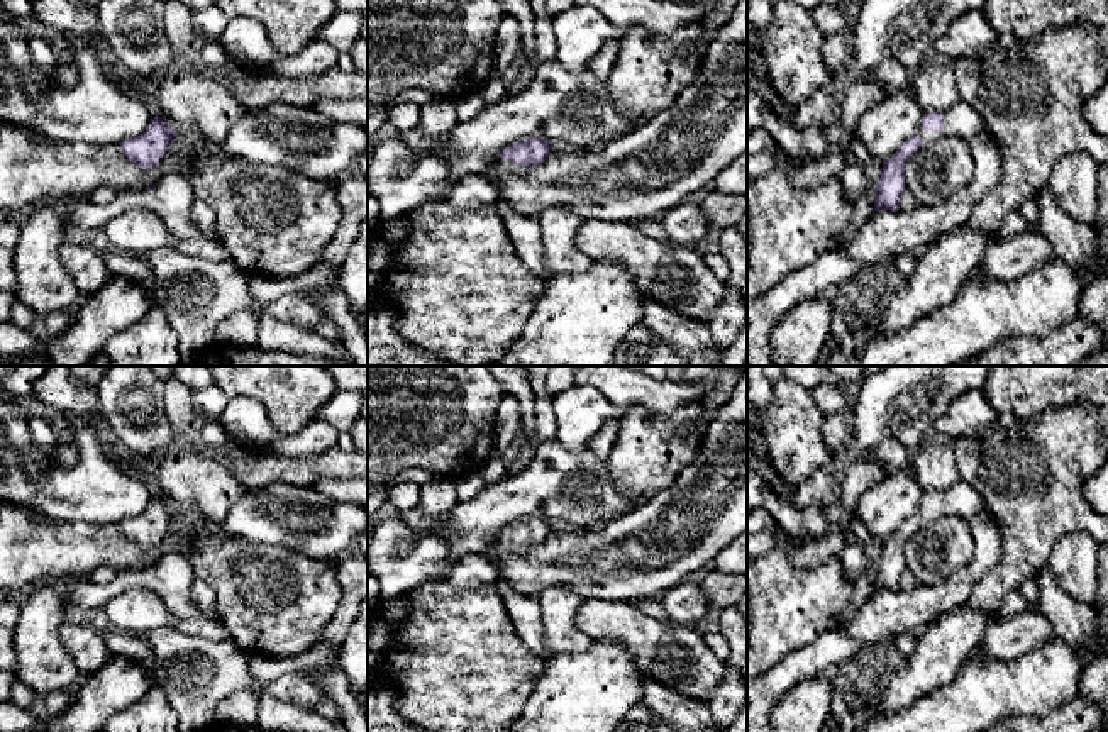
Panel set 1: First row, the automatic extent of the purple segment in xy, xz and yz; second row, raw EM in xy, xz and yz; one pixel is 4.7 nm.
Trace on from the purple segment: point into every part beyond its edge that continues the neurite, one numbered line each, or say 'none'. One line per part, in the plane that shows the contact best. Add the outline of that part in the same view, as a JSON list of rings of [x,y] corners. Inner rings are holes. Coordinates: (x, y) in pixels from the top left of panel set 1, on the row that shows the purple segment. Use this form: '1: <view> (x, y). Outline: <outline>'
1: yz (961, 121). Outline: [[[959,100],[950,108],[940,112],[945,115],[944,129],[935,130],[918,130],[923,146],[932,144],[942,137],[959,137],[962,141],[971,141],[976,134],[984,130],[981,115],[964,100]]]

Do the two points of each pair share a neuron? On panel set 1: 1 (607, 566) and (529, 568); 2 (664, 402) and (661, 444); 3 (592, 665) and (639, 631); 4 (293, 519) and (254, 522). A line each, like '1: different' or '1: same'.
1: same
2: different
3: different
4: same

